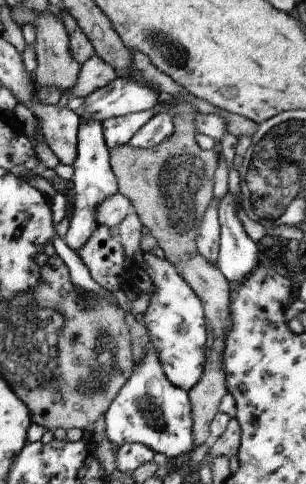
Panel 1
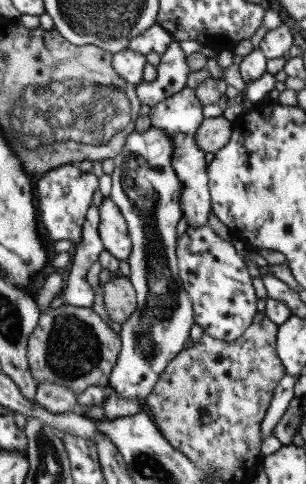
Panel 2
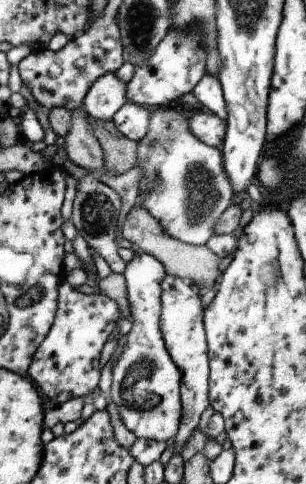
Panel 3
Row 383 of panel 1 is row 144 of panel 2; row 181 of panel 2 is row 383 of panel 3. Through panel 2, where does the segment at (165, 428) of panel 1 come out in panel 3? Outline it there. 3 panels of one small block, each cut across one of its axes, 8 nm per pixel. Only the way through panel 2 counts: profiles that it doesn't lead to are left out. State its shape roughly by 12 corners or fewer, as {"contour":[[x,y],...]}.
{"contour":[[167,266],[125,272],[133,330],[111,396],[139,440],[183,426],[183,374],[161,328]]}

